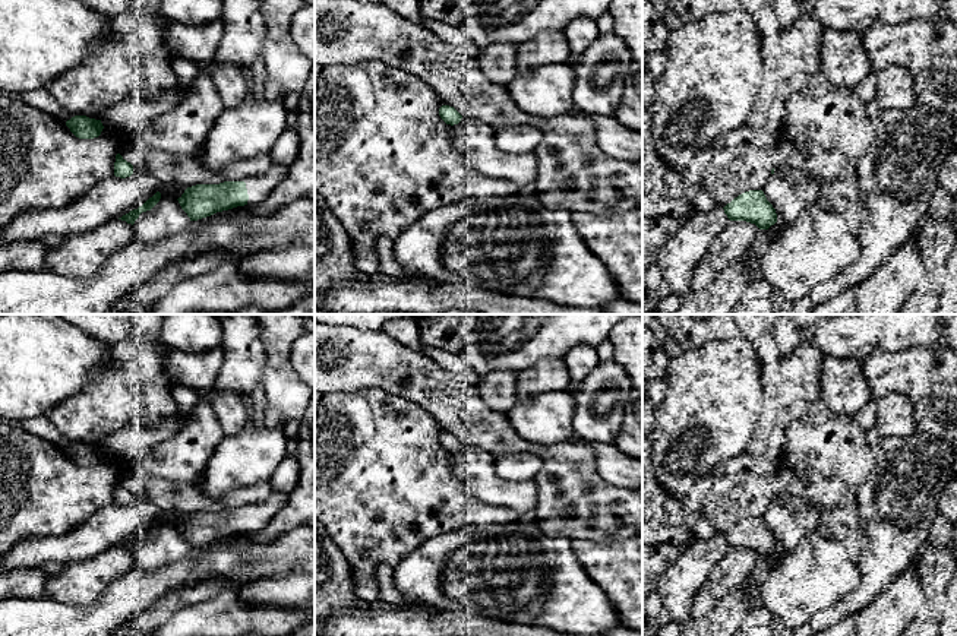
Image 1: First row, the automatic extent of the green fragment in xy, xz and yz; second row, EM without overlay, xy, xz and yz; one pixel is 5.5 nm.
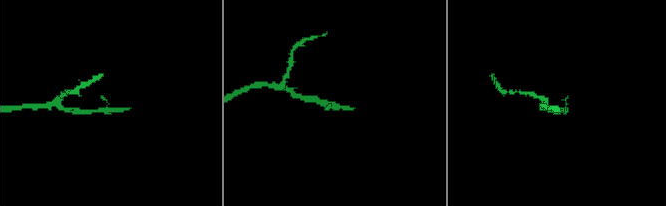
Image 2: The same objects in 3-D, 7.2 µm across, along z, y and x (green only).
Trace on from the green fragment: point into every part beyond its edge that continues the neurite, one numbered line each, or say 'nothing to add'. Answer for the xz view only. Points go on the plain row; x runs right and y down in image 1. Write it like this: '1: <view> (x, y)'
nothing to add

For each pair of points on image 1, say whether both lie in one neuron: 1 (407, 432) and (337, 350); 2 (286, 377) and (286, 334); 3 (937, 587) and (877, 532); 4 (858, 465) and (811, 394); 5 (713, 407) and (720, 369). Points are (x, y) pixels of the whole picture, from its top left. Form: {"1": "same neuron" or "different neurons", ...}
{"1": "different neurons", "2": "same neuron", "3": "different neurons", "4": "different neurons", "5": "same neuron"}

